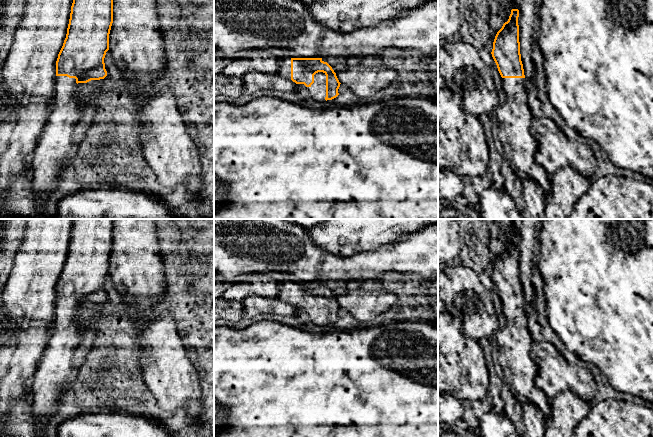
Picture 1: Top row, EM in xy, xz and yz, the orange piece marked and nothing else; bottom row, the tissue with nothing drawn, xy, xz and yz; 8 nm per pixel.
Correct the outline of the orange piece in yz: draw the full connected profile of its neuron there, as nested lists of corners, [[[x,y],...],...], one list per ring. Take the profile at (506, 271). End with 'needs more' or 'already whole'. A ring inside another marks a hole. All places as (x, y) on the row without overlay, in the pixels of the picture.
[[[512,233],[507,246],[497,256],[492,281],[502,301],[502,325],[495,333],[498,358],[505,385],[521,405],[535,405],[547,421],[551,414],[550,400],[535,386],[538,367],[531,358],[534,342],[527,328],[527,312],[519,266],[519,234]]]; needs more

